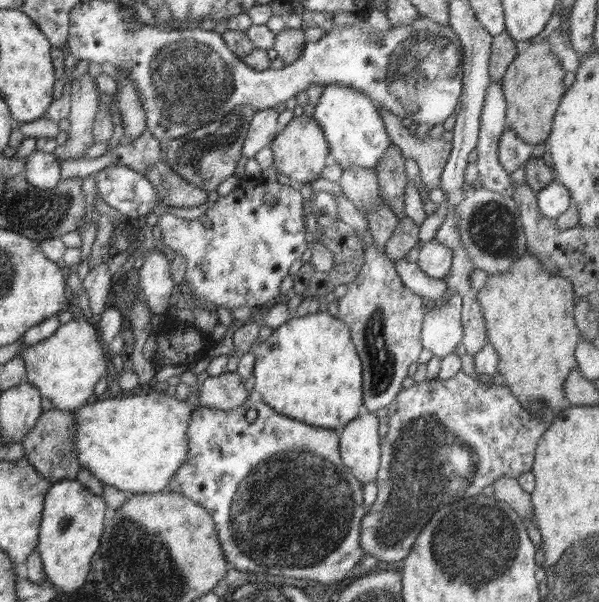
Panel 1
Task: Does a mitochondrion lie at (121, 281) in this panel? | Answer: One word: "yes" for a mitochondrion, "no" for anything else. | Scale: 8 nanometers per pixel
no

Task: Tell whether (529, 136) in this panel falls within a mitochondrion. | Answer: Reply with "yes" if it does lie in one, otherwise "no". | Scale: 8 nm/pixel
no

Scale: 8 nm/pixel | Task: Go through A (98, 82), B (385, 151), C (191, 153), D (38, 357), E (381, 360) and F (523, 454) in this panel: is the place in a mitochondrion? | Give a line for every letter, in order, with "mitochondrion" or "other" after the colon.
A: other
B: other
C: mitochondrion
D: other
E: mitochondrion
F: other

